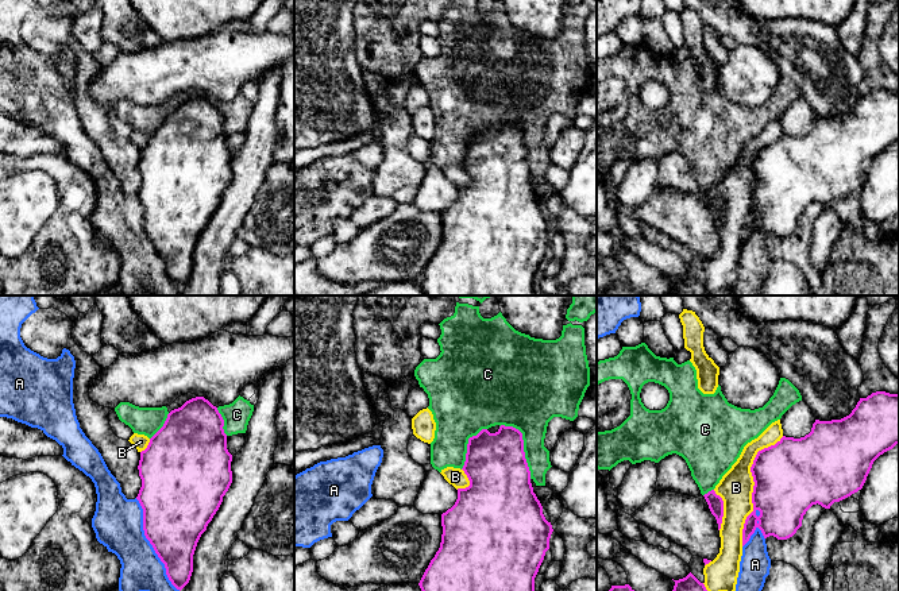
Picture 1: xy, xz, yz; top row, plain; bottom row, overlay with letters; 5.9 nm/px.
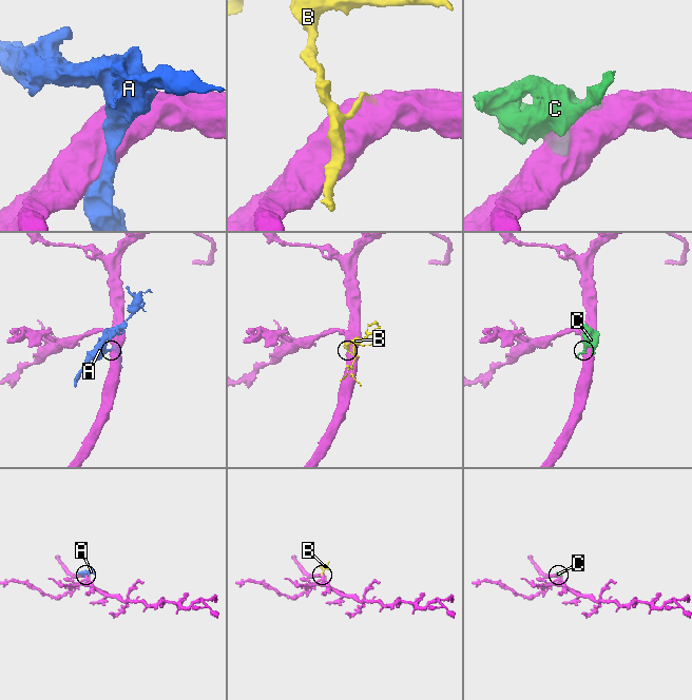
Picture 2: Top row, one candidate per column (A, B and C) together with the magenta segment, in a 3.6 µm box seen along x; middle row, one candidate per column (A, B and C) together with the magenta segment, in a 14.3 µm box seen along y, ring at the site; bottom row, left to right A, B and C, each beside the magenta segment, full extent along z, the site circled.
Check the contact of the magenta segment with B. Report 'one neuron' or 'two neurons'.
two neurons

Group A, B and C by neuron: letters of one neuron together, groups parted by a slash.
A / B / C

